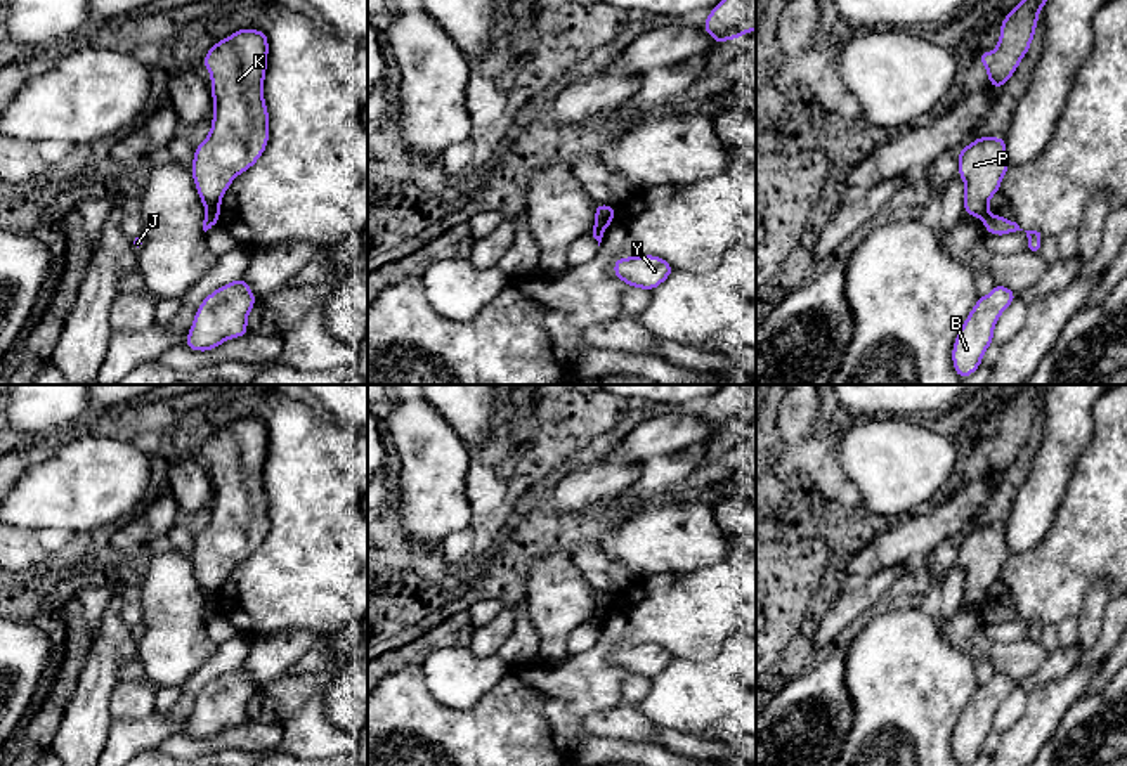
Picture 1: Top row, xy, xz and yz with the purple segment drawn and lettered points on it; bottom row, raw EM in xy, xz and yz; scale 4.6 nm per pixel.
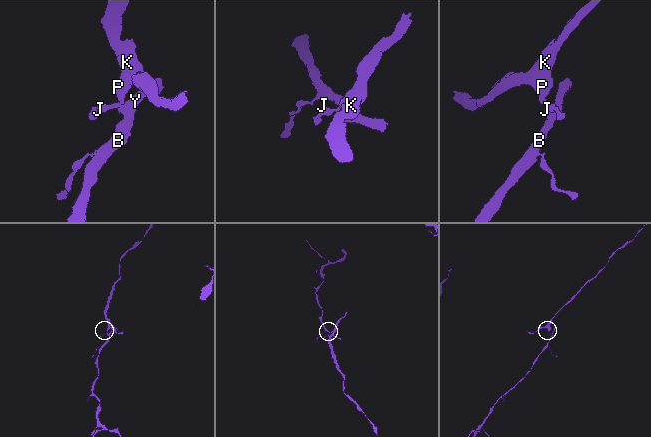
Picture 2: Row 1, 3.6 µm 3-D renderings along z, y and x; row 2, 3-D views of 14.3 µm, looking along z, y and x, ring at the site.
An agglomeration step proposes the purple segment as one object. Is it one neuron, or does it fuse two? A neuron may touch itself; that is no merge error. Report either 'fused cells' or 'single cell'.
fused cells

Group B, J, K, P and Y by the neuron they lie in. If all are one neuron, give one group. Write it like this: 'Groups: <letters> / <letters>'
Groups: B J Y / K P

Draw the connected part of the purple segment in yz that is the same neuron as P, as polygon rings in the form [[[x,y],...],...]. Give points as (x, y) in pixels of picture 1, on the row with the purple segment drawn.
[[[978,137],[957,153],[959,173],[966,184],[964,215],[988,215],[988,201],[1000,191],[1000,182],[1011,168],[1004,137]]]

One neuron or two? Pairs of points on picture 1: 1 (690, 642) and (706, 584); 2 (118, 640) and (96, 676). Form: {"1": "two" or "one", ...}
{"1": "one", "2": "one"}

